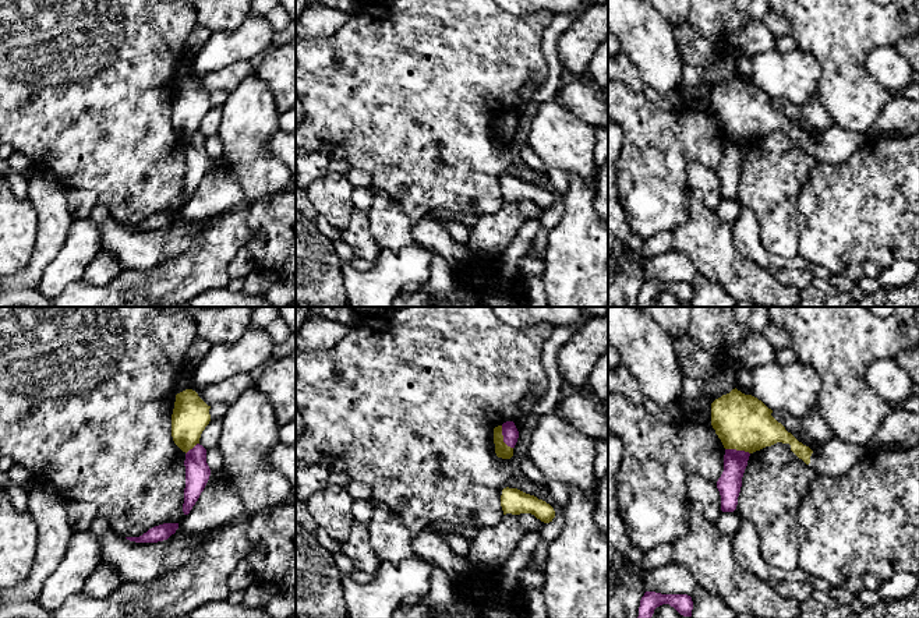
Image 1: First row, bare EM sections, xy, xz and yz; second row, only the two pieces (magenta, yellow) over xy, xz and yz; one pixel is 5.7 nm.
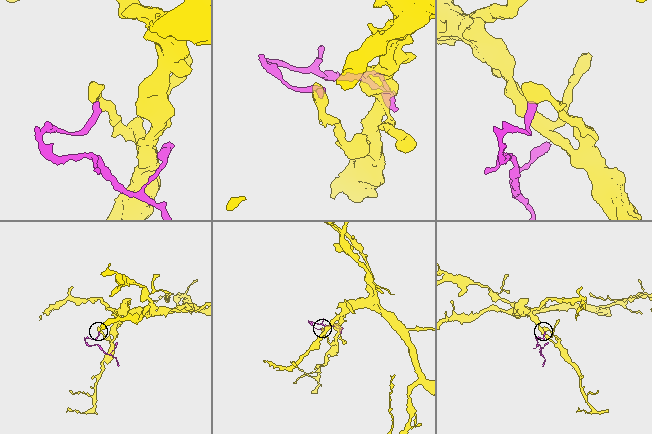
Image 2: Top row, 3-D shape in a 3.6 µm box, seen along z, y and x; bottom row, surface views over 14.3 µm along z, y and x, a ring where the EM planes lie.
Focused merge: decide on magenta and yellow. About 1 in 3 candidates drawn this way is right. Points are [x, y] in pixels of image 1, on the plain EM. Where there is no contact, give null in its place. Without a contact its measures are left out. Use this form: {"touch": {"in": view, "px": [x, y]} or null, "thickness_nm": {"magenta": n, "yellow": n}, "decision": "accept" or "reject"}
{"touch": {"in": "xz", "px": [504, 126]}, "thickness_nm": {"magenta": 90, "yellow": 80}, "decision": "reject"}

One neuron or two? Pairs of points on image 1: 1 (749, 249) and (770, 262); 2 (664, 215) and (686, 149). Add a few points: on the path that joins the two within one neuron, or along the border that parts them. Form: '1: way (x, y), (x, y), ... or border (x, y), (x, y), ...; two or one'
1: way (755, 251), (764, 258); one
2: way (664, 198), (664, 172), (670, 166); one

